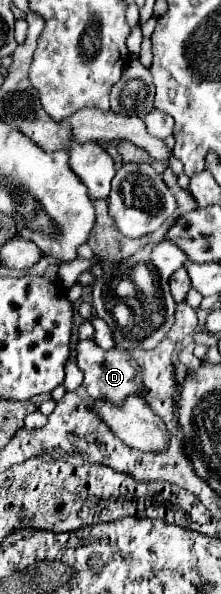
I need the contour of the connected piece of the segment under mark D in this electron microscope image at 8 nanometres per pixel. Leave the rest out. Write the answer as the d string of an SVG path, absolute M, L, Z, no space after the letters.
M81 340L75 350L77 350L77 364L85 374L83 386L93 400L107 398L113 404L121 404L127 396L141 392L141 380L137 378L135 364L127 350L119 350L119 348L103 350L93 340Z

